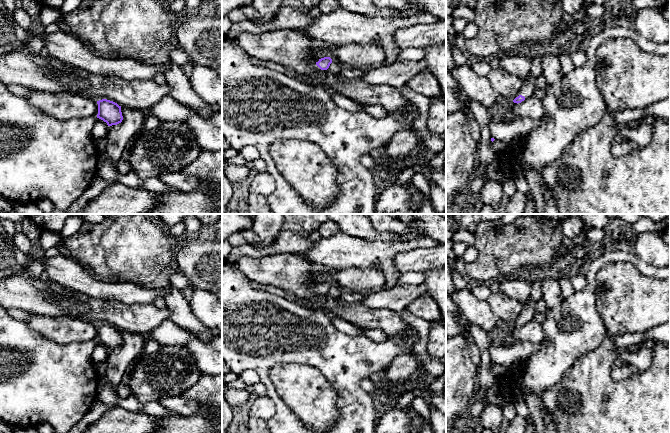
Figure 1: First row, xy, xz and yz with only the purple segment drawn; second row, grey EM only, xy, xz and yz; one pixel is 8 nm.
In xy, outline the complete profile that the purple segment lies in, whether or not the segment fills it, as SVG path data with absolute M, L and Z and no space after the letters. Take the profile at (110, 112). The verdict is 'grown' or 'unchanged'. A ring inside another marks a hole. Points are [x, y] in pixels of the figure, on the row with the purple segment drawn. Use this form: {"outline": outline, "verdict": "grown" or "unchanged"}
{"outline": "M102 99L97 101L97 104L97 118L106 122L108 126L117 125L122 122L123 116L121 106L119 106L117 103L107 99Z", "verdict": "unchanged"}

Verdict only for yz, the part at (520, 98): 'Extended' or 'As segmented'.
Extended

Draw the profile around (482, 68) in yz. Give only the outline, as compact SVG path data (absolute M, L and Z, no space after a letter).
M489 59L479 60L478 62L472 65L472 68L477 75L481 77L487 77L491 70Z

